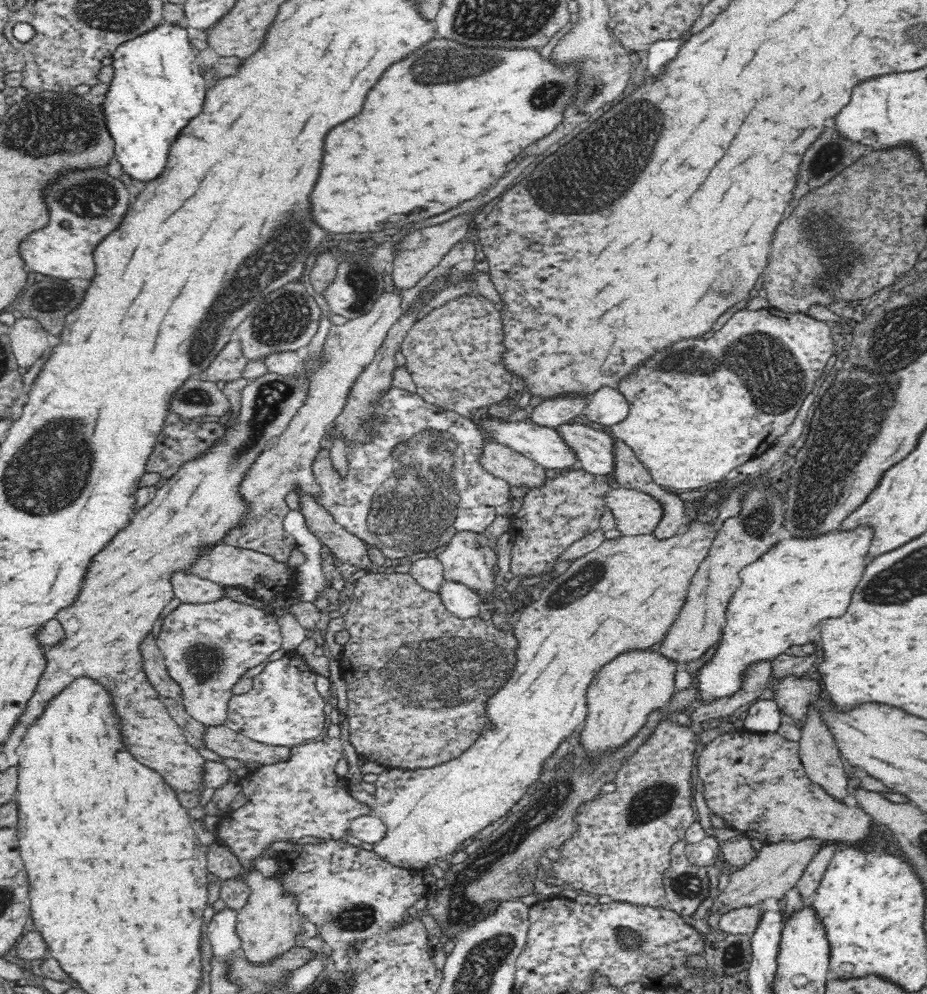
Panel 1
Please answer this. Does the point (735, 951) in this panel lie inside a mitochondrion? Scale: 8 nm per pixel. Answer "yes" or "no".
yes

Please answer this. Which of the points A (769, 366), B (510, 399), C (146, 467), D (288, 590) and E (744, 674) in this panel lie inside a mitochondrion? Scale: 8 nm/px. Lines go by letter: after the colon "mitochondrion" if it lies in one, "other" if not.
A: mitochondrion
B: other
C: other
D: other
E: other

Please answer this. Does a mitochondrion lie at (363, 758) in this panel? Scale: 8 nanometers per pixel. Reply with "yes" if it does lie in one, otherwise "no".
no

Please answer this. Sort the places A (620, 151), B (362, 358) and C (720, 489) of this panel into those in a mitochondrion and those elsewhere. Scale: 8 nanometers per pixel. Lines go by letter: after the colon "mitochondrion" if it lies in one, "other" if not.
A: mitochondrion
B: other
C: other

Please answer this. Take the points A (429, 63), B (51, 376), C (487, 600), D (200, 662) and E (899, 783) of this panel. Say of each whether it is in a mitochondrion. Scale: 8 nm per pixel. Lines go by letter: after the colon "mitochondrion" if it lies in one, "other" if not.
A: mitochondrion
B: other
C: other
D: mitochondrion
E: other

